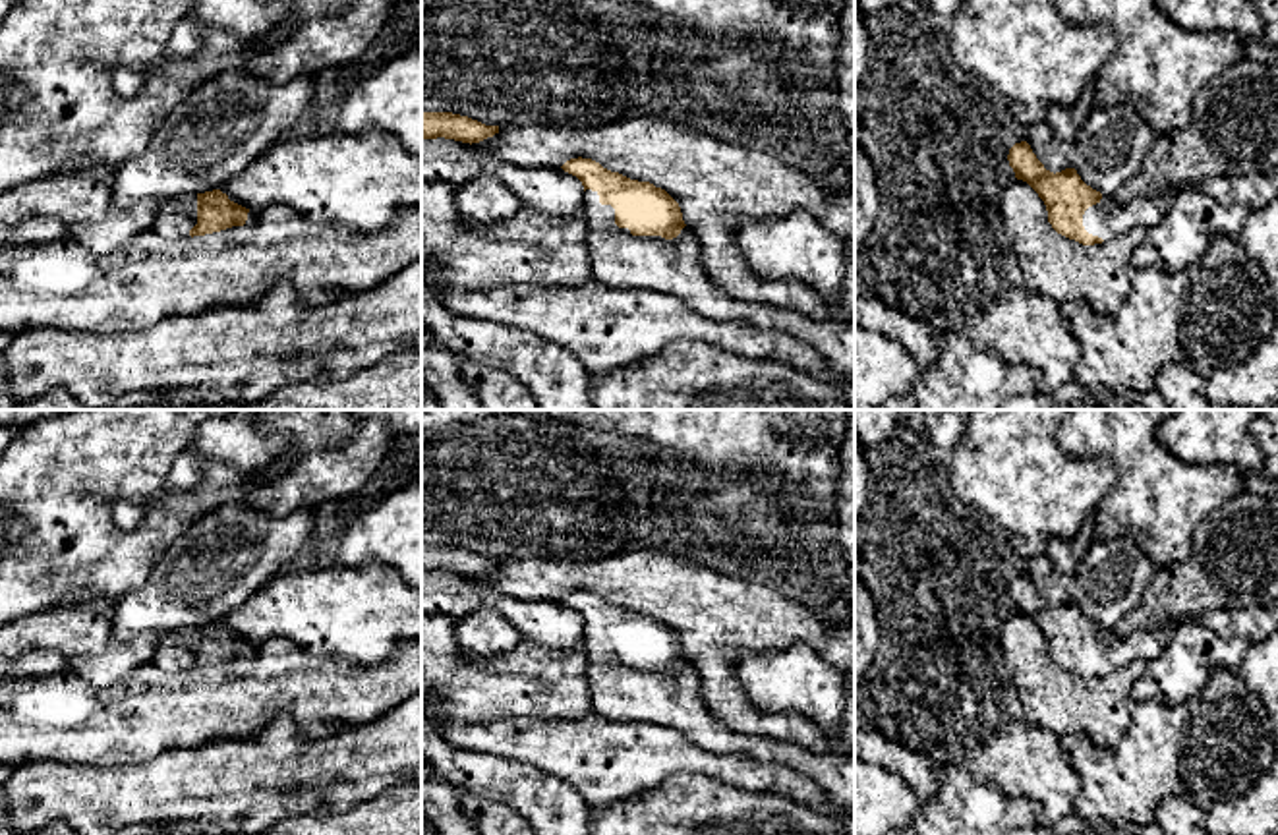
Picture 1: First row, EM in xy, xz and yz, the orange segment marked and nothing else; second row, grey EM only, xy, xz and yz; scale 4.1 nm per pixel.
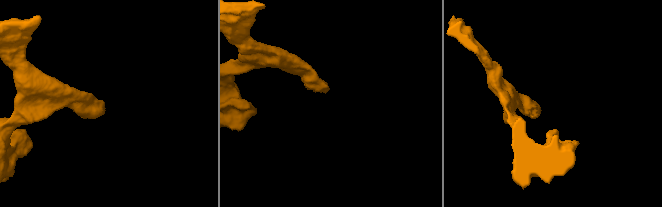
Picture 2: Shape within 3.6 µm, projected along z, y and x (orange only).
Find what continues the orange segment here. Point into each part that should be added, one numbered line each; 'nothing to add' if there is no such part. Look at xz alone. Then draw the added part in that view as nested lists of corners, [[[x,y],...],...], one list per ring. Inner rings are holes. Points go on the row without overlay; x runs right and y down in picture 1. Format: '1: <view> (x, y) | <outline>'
1: xz (619, 692) | [[[586,622],[582,634],[594,713],[669,727],[715,756],[779,763],[814,781],[837,806],[855,808],[855,754],[814,754],[777,738],[737,733],[708,709],[700,673],[688,659],[673,673],[632,669],[615,657],[615,642],[601,638],[597,624]]]

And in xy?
1: xy (174, 650) | [[[186,626],[159,636],[151,663],[164,673],[184,673],[195,657],[197,628]]]

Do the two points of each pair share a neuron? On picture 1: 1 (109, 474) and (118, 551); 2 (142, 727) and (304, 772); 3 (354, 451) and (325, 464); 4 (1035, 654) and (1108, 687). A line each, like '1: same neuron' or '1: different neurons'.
1: same neuron
2: different neurons
3: same neuron
4: same neuron

